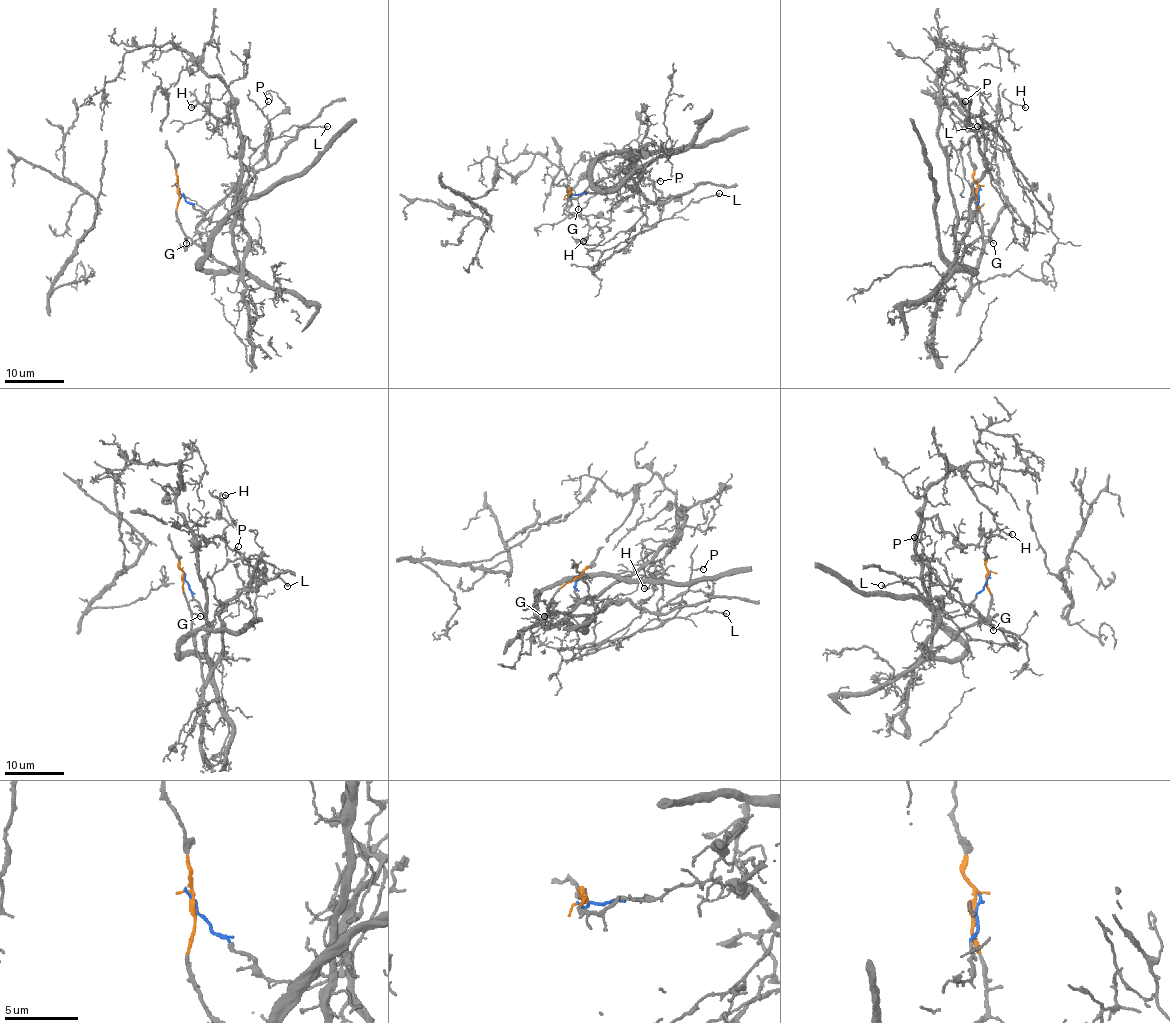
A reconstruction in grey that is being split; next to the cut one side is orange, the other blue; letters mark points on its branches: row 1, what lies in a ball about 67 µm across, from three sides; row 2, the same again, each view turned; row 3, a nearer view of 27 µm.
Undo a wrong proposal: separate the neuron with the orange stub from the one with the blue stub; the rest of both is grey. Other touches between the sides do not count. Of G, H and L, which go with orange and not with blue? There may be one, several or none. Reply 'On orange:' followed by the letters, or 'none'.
On orange: G

